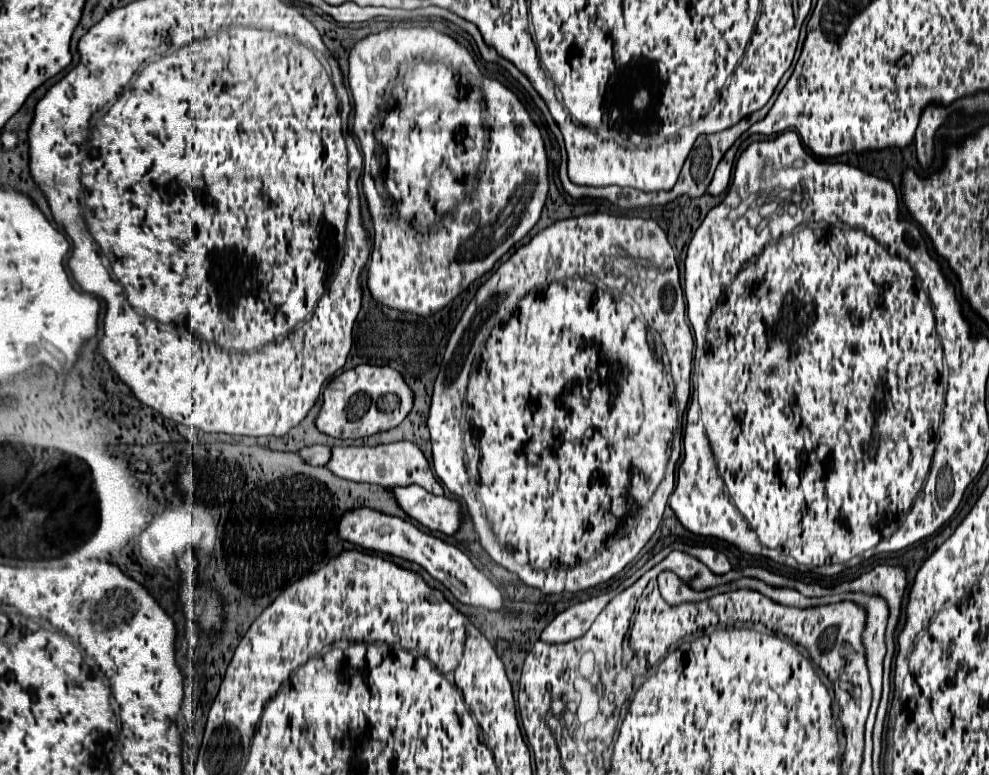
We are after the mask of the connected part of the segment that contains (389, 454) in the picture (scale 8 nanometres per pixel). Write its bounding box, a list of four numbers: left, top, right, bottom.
[327,442,443,496]

